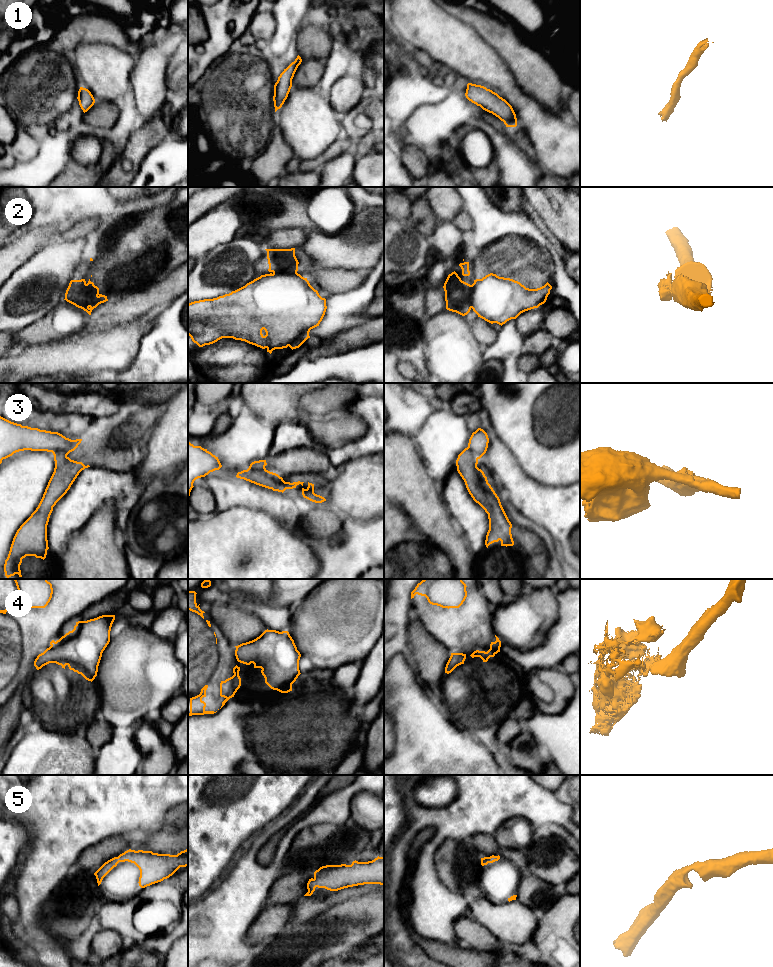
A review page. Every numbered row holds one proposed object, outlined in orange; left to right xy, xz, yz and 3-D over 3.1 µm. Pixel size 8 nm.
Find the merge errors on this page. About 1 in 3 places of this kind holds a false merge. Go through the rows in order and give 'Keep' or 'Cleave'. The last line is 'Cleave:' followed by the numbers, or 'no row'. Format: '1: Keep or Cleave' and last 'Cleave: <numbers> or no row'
1: Keep
2: Cleave
3: Cleave
4: Cleave
5: Keep
Cleave: 2, 3, 4

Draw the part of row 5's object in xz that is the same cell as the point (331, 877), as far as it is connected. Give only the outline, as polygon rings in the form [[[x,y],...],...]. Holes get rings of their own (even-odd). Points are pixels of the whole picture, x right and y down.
[[[378,856],[368,862],[355,860],[351,865],[322,866],[314,872],[314,877],[309,879],[308,892],[304,896],[311,896],[316,887],[338,891],[364,884],[384,885],[384,857]]]

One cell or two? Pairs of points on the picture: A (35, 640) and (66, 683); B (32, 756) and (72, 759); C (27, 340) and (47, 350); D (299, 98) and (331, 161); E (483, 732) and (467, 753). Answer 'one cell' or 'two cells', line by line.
A: two cells
B: one cell
C: two cells
D: two cells
E: two cells

